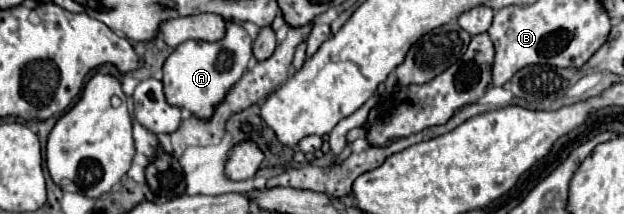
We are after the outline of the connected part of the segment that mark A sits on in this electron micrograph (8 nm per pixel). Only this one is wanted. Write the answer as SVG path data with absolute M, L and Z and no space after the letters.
M225 19L225 37L219 41L185 41L163 65L163 87L169 103L189 109L201 119L209 119L213 107L225 97L225 91L241 79L251 57L251 37L245 27L233 19Z

